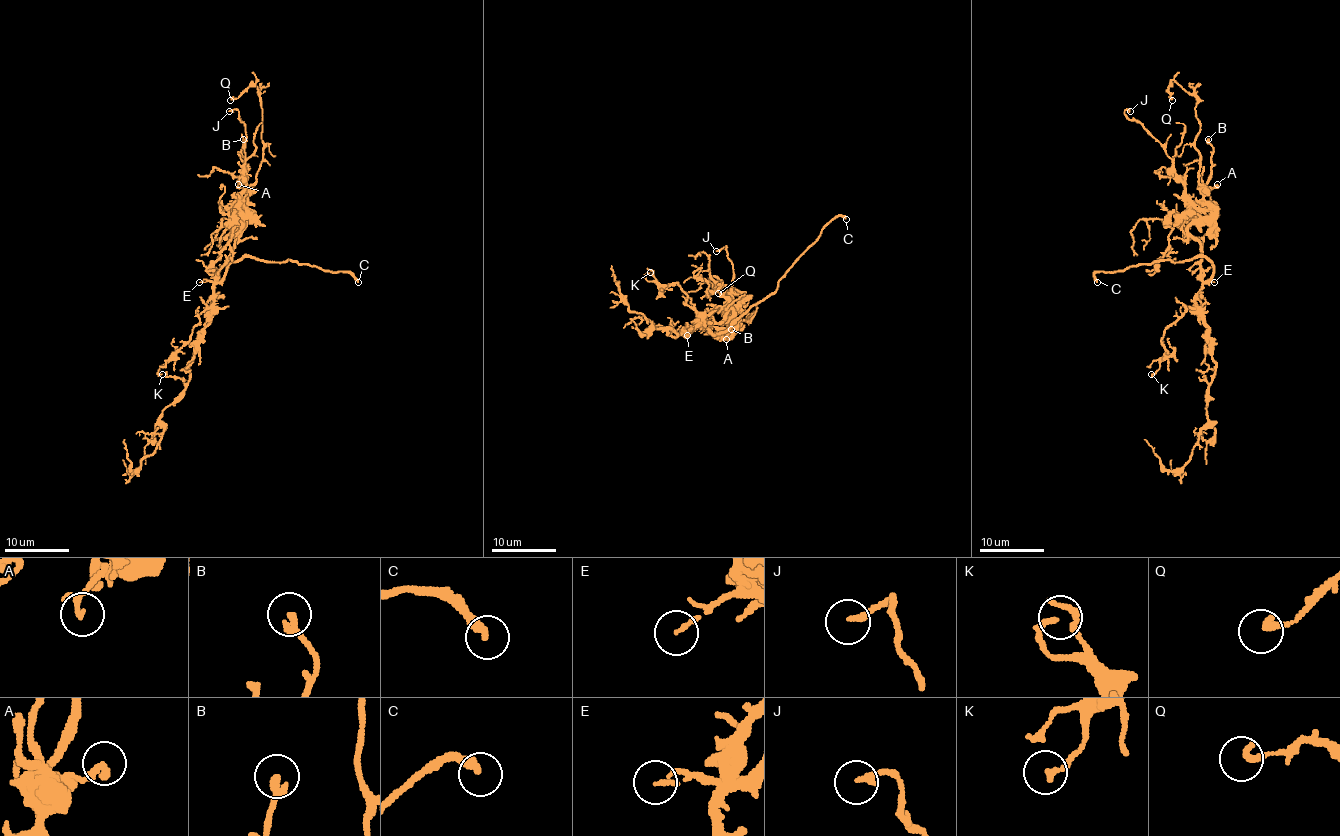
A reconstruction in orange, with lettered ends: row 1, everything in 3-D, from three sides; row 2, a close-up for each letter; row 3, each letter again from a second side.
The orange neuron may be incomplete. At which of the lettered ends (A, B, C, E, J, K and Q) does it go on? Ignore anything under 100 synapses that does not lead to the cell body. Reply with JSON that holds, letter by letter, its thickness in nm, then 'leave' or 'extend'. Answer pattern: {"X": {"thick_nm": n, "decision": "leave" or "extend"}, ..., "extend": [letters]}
{"A": {"thick_nm": 240, "decision": "leave"}, "B": {"thick_nm": 240, "decision": "leave"}, "C": {"thick_nm": 360, "decision": "extend"}, "E": {"thick_nm": 130, "decision": "leave"}, "J": {"thick_nm": 200, "decision": "leave"}, "K": {"thick_nm": 200, "decision": "leave"}, "Q": {"thick_nm": 240, "decision": "leave"}, "extend": ["C"]}

